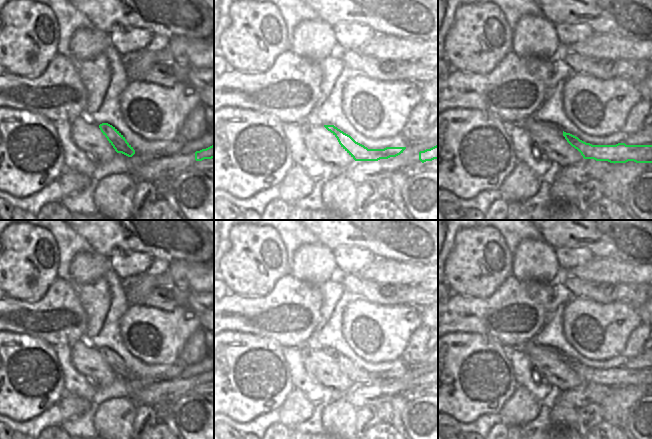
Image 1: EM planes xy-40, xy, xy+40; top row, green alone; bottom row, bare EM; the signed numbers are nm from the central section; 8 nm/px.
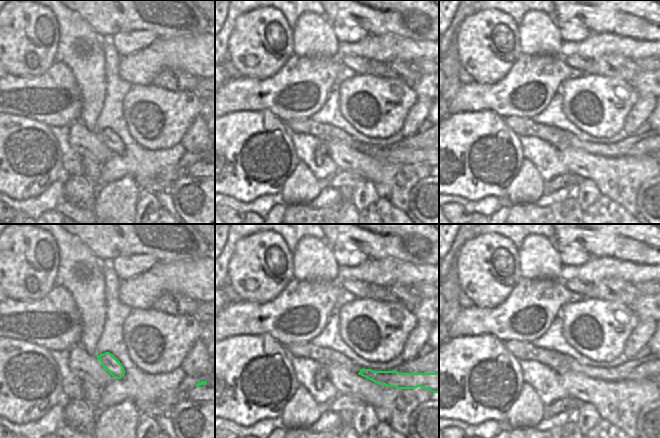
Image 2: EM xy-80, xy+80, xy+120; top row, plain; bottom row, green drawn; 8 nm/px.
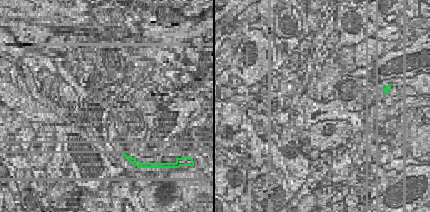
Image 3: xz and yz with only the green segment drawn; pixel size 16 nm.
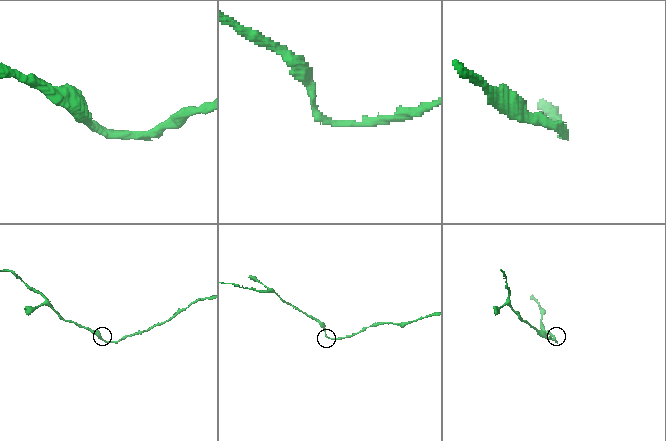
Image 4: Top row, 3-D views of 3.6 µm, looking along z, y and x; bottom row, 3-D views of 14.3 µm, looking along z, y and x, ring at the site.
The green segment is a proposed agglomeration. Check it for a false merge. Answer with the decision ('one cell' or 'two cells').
two cells

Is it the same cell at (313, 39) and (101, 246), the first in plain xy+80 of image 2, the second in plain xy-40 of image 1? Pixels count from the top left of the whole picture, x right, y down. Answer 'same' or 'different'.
different

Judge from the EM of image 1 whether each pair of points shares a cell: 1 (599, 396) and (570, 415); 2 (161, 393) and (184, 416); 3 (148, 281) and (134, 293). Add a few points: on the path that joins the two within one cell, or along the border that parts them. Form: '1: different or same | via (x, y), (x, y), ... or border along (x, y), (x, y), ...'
1: different | border along (556, 403), (573, 406), (576, 409)
2: different | border along (187, 393), (170, 406)
3: same | via (145, 283), (137, 290)

